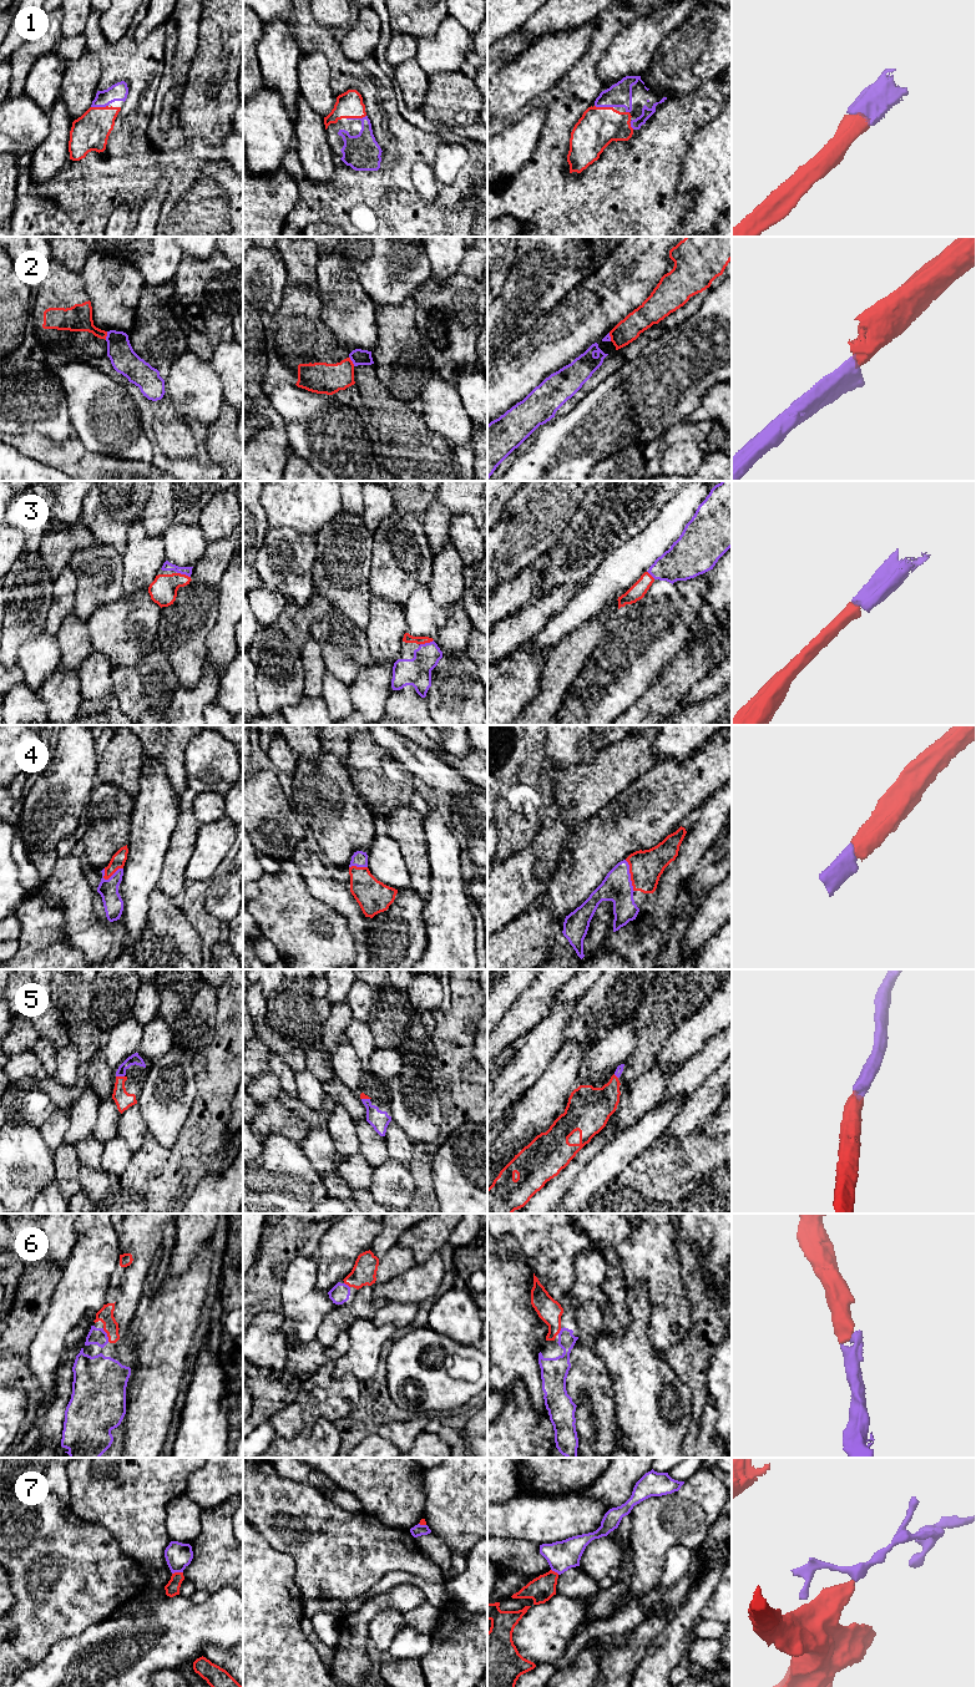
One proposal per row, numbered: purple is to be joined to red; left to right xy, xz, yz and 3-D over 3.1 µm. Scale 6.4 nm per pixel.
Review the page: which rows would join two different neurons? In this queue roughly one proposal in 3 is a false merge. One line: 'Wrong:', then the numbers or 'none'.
Wrong: 2, 7

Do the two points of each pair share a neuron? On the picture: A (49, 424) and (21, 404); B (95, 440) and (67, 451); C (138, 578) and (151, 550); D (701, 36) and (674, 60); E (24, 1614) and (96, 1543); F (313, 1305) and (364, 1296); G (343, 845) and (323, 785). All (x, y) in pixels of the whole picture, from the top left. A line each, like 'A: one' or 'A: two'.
A: one
B: two
C: one
D: one
E: one
F: two
G: one

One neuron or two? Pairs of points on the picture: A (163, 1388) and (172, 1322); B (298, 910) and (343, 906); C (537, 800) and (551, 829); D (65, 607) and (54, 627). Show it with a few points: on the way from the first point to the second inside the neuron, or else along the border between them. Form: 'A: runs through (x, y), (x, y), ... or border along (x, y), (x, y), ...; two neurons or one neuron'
A: runs through (163, 1372), (170, 1363), (168, 1338); one neuron
B: border along (308, 888), (334, 908), (349, 930); two neurons
C: border along (546, 817), (540, 830); two neurons
D: runs through (60, 612), (54, 622); one neuron

